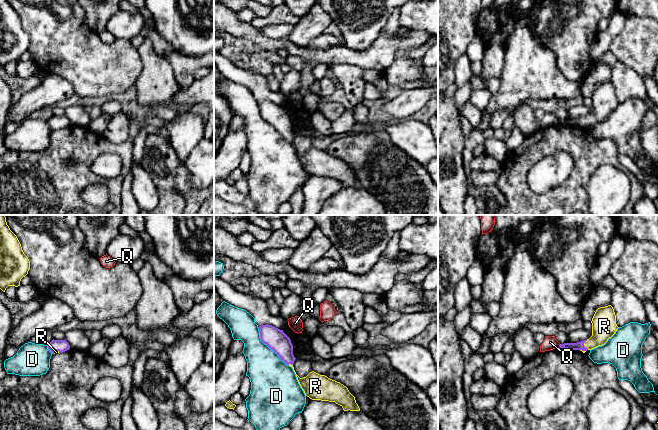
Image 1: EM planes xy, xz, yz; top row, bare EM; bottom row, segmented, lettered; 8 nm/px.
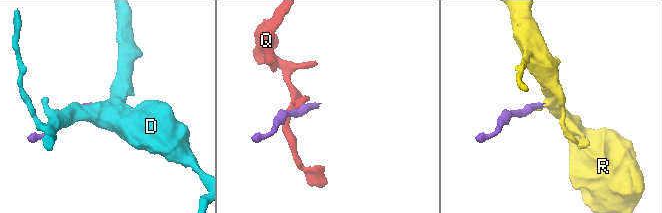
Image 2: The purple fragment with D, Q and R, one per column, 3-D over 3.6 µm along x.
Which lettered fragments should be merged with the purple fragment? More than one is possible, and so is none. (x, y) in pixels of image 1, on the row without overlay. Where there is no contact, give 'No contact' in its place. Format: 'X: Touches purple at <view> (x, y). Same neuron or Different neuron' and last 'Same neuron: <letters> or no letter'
D: Touches purple at xz (268, 122). Different neuron
Q: Touches purple at yz (560, 122). Different neuron
R: Touches purple at yz (583, 121). Same neuron
Same neuron: R

